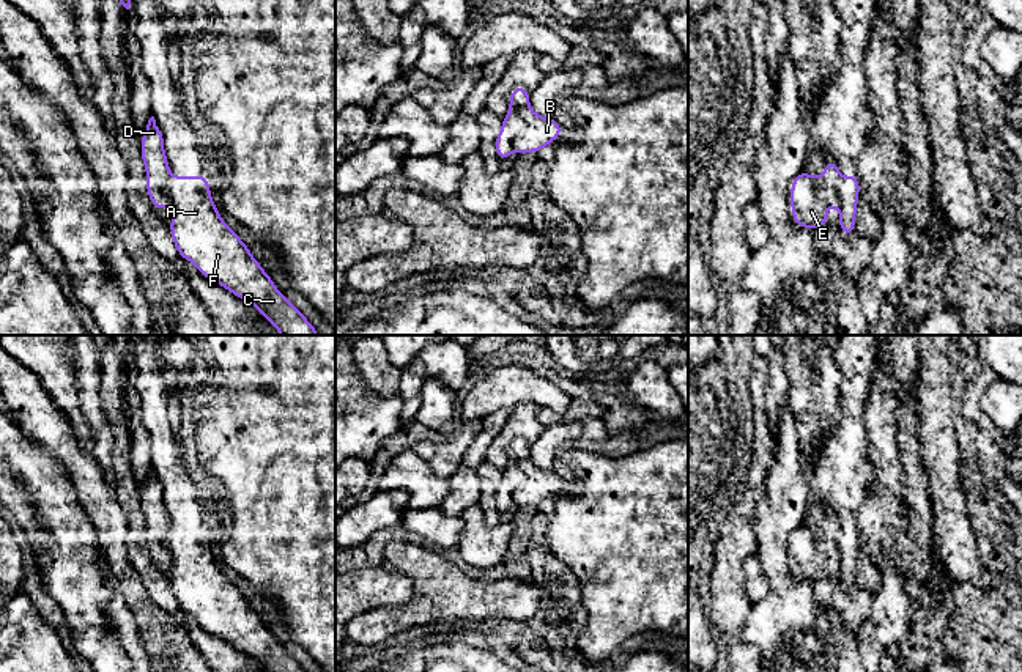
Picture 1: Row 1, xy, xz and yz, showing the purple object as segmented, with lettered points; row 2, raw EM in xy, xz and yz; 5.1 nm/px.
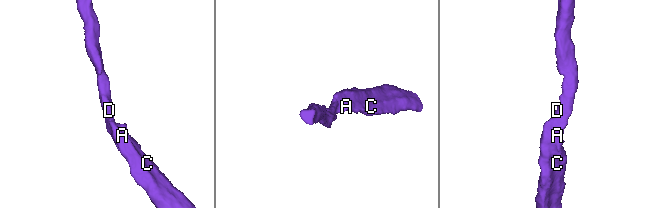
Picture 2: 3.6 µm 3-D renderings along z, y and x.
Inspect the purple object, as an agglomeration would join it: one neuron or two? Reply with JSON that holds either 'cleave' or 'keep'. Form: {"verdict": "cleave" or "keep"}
{"verdict": "cleave"}

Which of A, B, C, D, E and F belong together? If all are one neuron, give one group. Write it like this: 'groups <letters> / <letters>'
groups A B C F / D E

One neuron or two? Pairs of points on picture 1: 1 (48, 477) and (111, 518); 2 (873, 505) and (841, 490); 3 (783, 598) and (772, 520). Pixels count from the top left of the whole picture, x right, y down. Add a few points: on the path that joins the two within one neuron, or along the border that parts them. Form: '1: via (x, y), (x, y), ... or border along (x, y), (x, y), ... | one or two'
1: border along (59, 463), (82, 510), (95, 528) | two
2: border along (871, 463), (865, 494), (859, 505) | two
3: via (781, 579), (773, 556), (773, 539) | one

